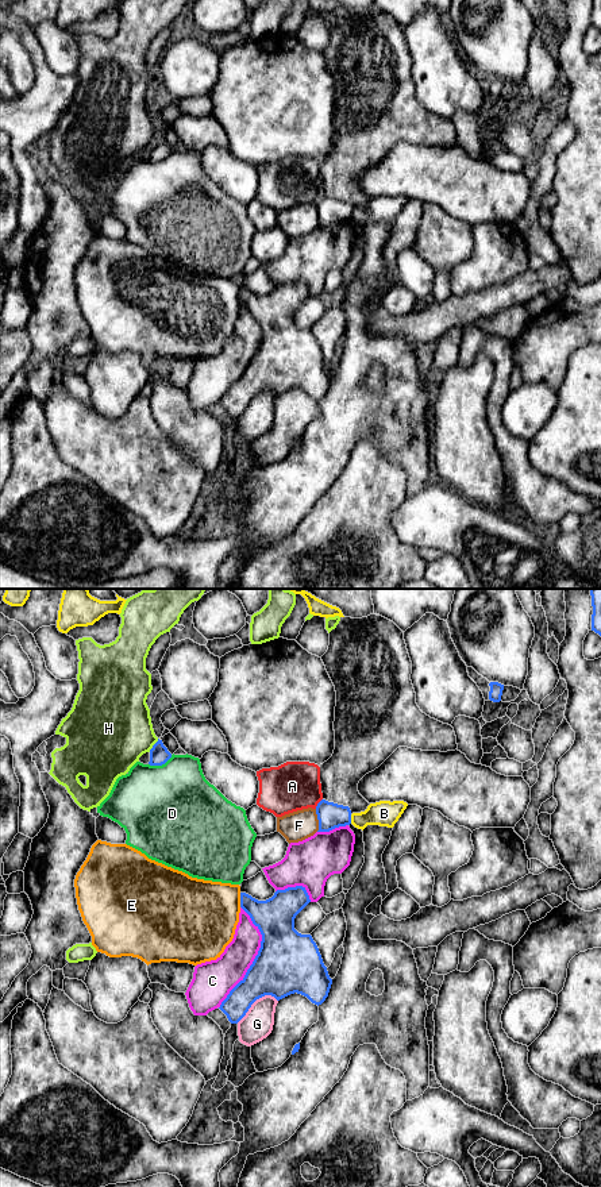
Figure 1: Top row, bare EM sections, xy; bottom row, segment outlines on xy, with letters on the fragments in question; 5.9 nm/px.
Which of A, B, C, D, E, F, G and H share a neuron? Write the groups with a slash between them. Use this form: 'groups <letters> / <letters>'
groups A / B / C / D / E / F / G / H

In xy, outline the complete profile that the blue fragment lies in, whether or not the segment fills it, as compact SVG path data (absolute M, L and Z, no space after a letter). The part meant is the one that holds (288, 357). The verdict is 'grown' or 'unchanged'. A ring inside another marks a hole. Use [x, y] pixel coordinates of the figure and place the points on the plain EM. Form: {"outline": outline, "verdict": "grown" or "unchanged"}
{"outline": "M303 281L277 285L266 296L240 288L240 302L262 329L261 343L244 373L221 397L220 405L238 419L251 400L271 390L277 396L301 389L321 400L332 374L311 329L294 324L296 311L311 297Z", "verdict": "unchanged"}

